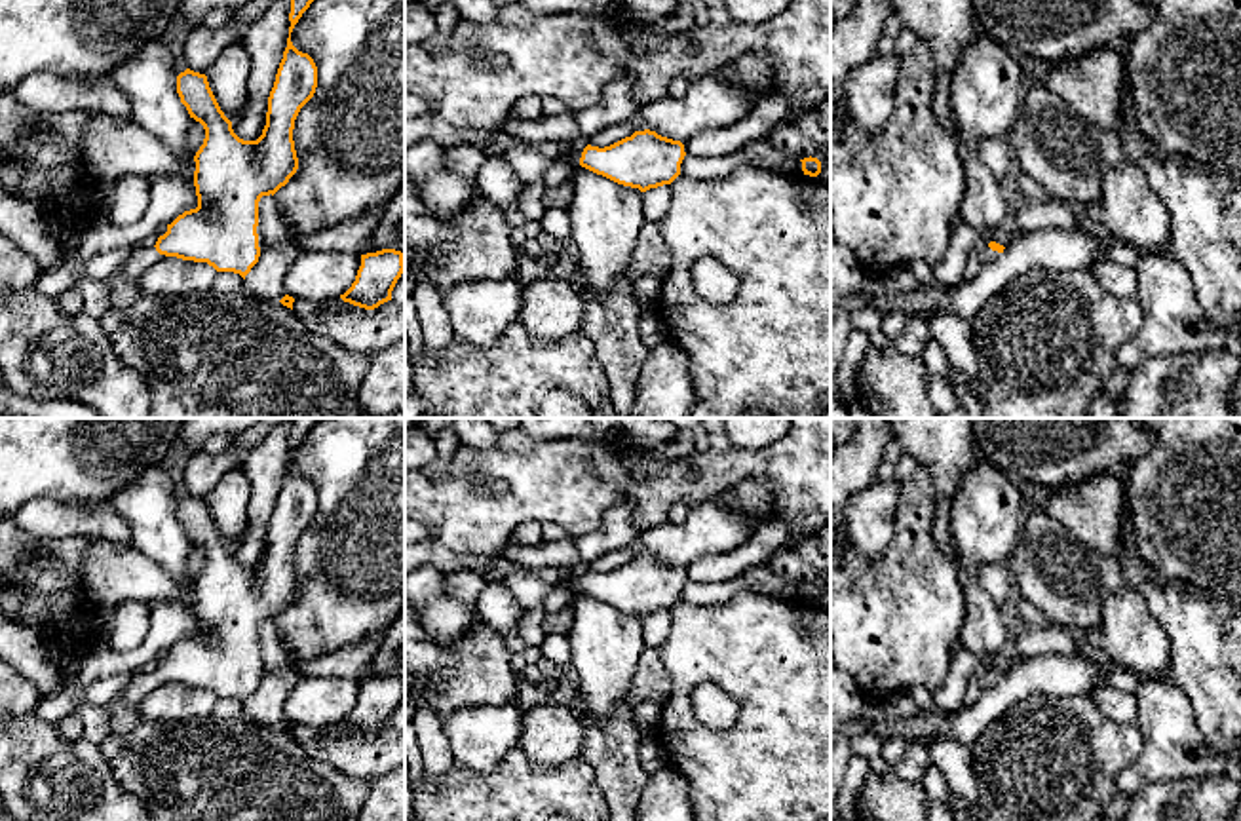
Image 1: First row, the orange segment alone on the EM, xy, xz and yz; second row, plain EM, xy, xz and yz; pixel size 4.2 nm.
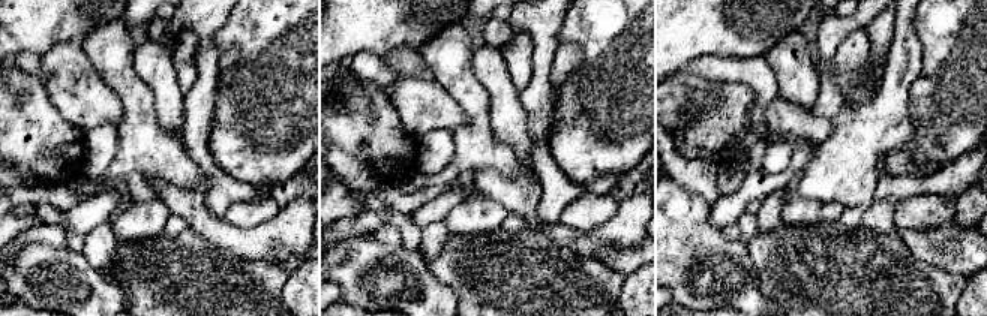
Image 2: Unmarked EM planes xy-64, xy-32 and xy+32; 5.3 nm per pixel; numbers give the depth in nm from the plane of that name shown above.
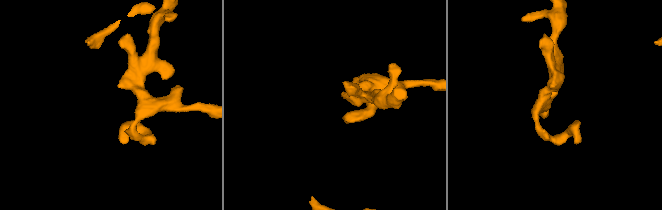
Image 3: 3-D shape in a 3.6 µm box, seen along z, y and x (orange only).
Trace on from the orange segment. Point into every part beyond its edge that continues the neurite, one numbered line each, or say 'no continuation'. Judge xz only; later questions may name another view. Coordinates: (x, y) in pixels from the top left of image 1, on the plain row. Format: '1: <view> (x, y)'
1: xz (571, 576)

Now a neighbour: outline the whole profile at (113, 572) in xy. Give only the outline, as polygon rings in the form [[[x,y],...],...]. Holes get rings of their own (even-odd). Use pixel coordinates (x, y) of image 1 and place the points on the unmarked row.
[[[86,538],[84,580],[89,602],[112,606],[141,601],[148,606],[165,599],[186,599],[194,604],[196,587],[179,585],[158,563],[133,544],[116,545],[103,538]]]

